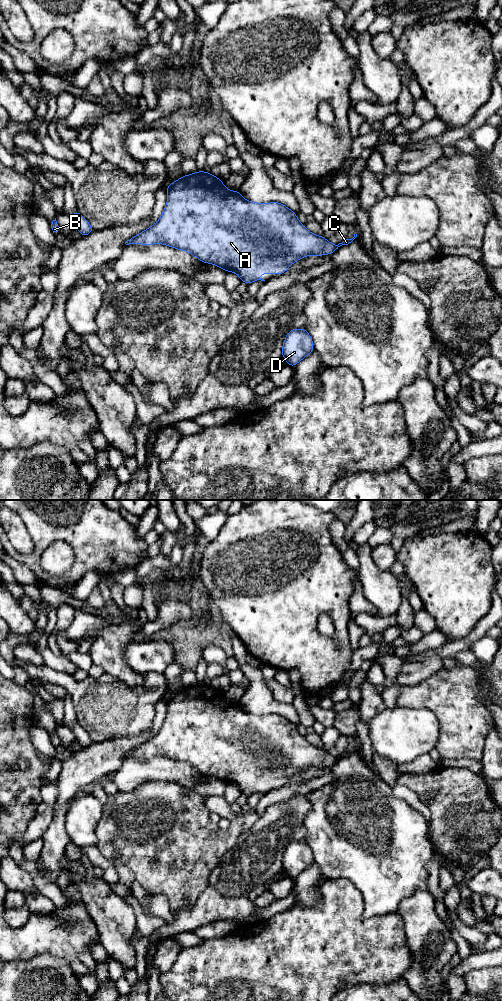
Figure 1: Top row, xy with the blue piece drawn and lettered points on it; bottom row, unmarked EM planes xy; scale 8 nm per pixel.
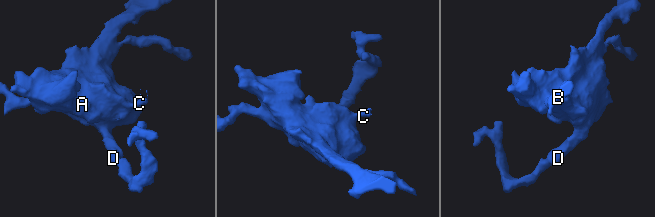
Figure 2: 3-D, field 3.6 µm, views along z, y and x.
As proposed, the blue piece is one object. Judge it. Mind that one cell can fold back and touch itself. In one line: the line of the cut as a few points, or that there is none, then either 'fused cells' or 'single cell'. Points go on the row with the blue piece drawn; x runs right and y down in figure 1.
no cut; single cell

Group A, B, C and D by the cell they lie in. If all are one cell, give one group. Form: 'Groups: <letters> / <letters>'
Groups: A B C D

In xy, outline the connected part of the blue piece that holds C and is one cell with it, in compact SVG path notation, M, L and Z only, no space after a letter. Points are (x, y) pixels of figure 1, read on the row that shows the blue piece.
M197 171L196 173L193 173L193 174L184 175L183 177L179 178L178 180L176 180L175 182L167 186L167 203L159 220L155 224L153 224L151 227L142 231L140 234L127 240L125 244L126 245L132 244L132 243L143 244L143 245L163 244L178 250L187 251L194 257L197 257L203 263L213 264L227 272L236 273L240 277L242 282L245 282L247 285L249 285L250 283L255 282L257 280L265 281L264 279L258 277L259 274L280 274L281 275L285 273L287 269L293 263L297 262L300 258L304 258L309 255L322 256L322 255L333 254L334 251L337 250L340 246L348 245L356 237L357 237L357 234L355 233L352 239L344 238L342 243L339 243L338 245L334 245L330 243L327 239L325 239L323 236L318 236L311 233L305 227L305 225L298 220L296 213L293 212L288 207L286 207L285 205L279 202L271 202L271 203L251 202L249 200L244 199L239 191L231 191L227 189L223 185L223 180L217 178L216 176L210 174L209 172Z

